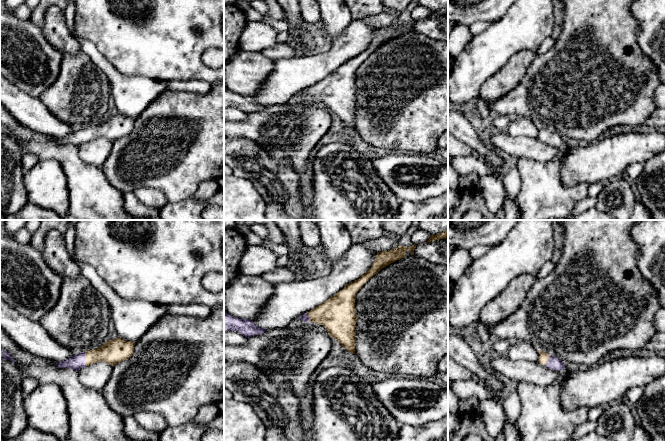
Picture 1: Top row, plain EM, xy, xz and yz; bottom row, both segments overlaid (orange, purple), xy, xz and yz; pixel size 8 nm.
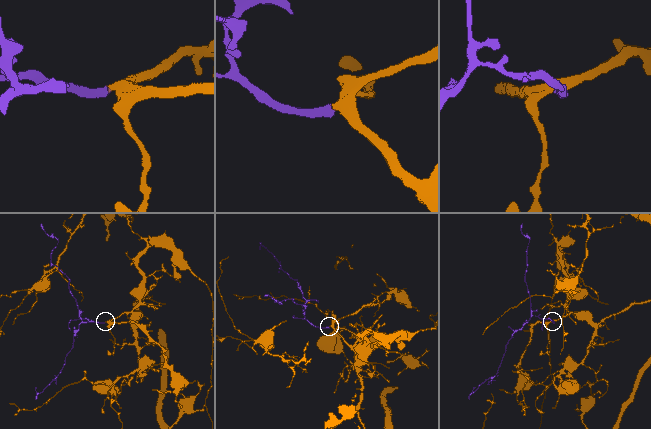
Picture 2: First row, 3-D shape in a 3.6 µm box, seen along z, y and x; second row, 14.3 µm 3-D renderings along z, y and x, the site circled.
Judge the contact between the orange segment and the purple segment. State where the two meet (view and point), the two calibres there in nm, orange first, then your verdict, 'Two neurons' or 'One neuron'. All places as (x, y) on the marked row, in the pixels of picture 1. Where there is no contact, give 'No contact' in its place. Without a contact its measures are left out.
Touches orange at xy (85, 359). Thickness 190 nm (orange) against 120 nm. One neuron

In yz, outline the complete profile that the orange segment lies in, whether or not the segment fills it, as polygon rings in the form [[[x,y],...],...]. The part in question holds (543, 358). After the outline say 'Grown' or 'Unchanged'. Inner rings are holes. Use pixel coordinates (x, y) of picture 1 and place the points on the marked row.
[[[542,350],[539,351],[538,362],[541,365],[552,370],[560,371],[563,370],[565,367],[565,364],[561,360],[559,360],[556,356],[549,355],[548,353]]]. Grown

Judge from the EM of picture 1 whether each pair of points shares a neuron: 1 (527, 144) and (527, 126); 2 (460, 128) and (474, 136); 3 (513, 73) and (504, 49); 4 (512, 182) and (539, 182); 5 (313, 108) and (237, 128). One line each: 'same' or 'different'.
1: different
2: same
3: different
4: different
5: same

